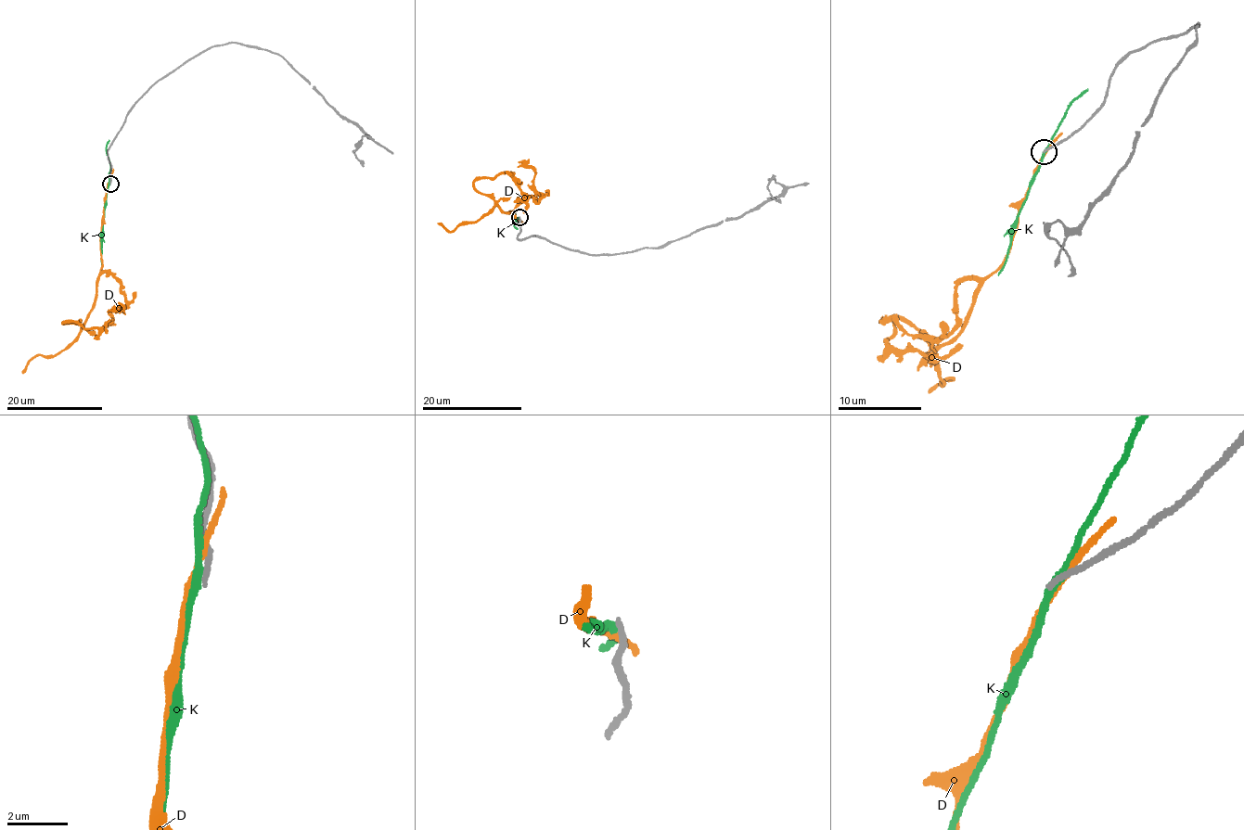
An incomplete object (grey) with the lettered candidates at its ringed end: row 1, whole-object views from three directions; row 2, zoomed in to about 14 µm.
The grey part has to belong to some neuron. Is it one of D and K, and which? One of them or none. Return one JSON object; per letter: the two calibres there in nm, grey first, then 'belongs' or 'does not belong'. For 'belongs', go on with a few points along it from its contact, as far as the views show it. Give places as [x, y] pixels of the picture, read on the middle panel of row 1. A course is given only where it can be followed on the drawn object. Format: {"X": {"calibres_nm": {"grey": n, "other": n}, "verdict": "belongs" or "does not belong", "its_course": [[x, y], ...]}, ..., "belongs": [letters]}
{"D": {"calibres_nm": {"grey": 280, "other": 190}, "verdict": "does not belong"}, "K": {"calibres_nm": {"grey": 220, "other": 240}, "verdict": "does not belong"}, "belongs": []}

